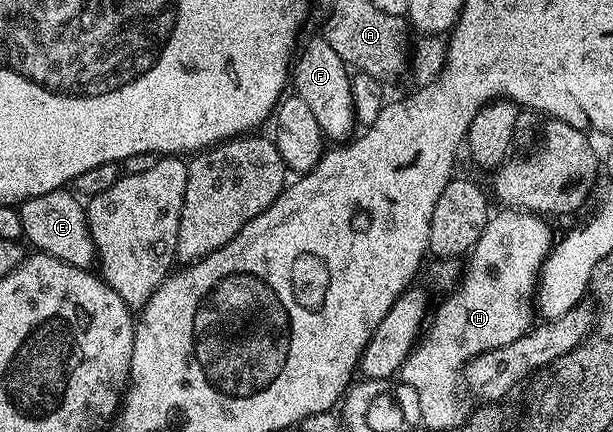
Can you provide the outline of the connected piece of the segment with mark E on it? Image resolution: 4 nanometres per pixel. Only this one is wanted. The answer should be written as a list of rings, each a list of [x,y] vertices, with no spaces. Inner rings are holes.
[[[70,189],[45,192],[45,196],[33,196],[20,202],[17,209],[21,216],[23,238],[31,241],[38,253],[84,268],[96,261],[95,245],[87,227],[87,211],[84,203]]]

